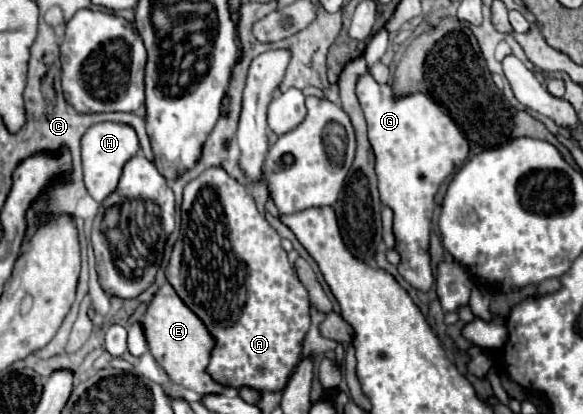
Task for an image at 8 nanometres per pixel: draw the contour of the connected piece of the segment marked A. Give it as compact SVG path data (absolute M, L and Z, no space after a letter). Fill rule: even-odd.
M210 167L210 171L204 171L184 187L182 229L166 267L166 279L216 339L208 365L214 381L234 389L248 385L260 393L286 387L290 369L298 363L302 341L310 327L308 291L298 281L286 251L280 247L278 233L258 213L252 195L222 167ZM232 253L242 265L232 265Z

